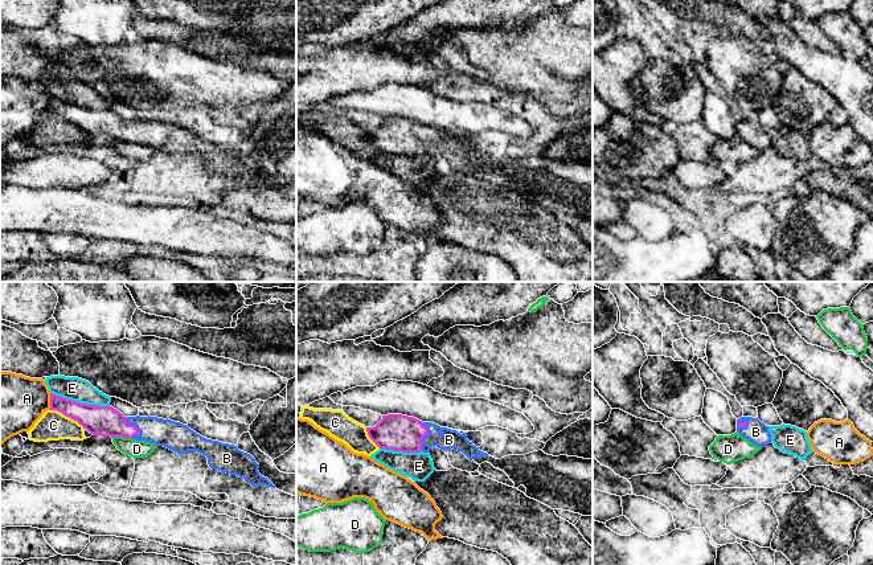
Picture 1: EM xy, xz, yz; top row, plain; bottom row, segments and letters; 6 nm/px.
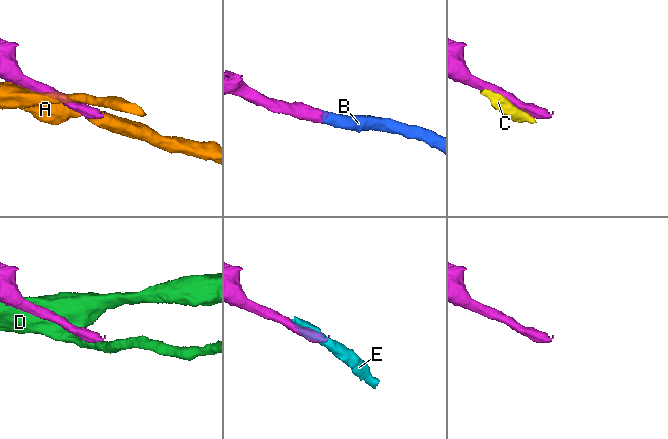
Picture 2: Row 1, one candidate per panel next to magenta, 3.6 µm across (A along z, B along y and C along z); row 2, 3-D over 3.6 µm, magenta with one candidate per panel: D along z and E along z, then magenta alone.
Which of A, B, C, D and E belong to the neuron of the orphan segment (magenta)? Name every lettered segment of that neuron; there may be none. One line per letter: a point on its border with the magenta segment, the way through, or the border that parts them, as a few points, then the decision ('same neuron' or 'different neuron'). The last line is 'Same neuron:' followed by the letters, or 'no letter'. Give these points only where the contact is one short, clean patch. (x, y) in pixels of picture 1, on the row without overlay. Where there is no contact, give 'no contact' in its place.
A: xy (50, 105) | different neuron
B: xz (425, 138) | across xz (394, 135), (425, 138), (449, 143) | same neuron
C: xy (68, 119) | different neuron
D: xy (122, 139) | along xy (131, 140), (113, 142) | different neuron
E: xy (80, 106) | different neuron
Same neuron: B

